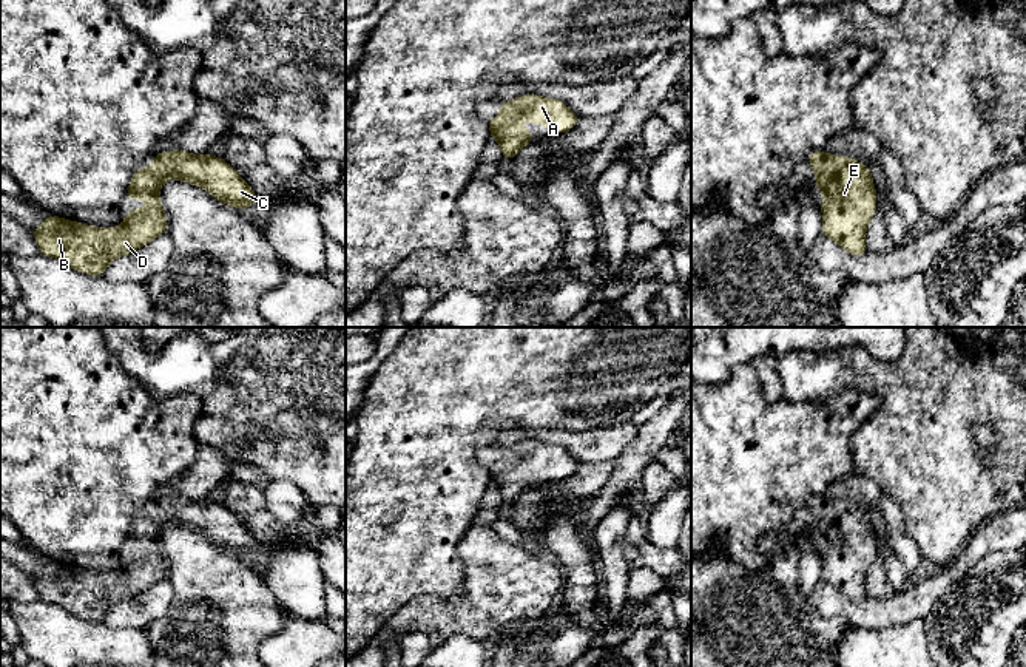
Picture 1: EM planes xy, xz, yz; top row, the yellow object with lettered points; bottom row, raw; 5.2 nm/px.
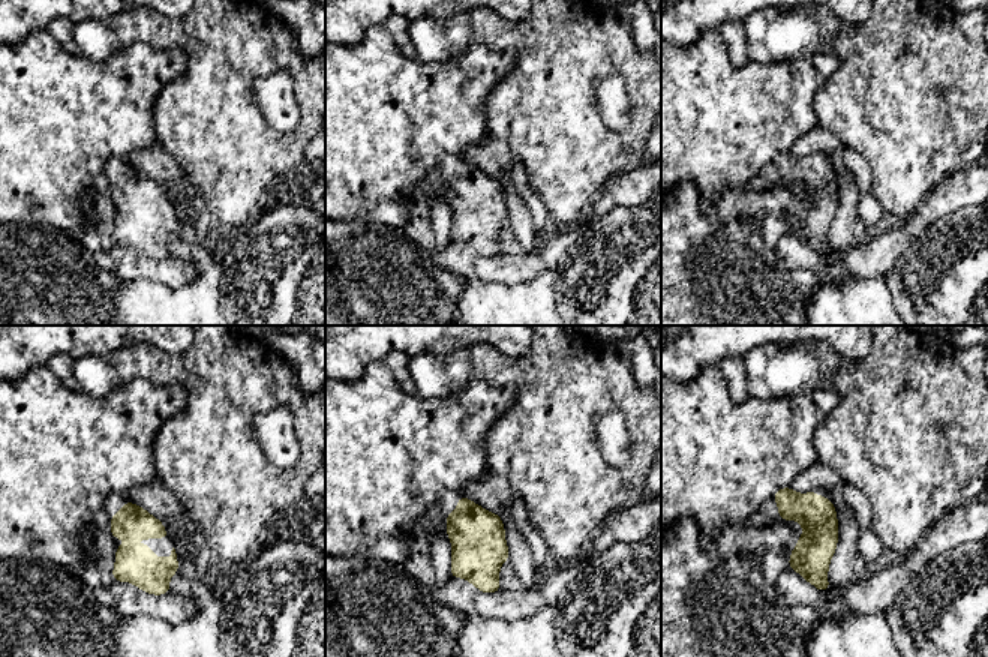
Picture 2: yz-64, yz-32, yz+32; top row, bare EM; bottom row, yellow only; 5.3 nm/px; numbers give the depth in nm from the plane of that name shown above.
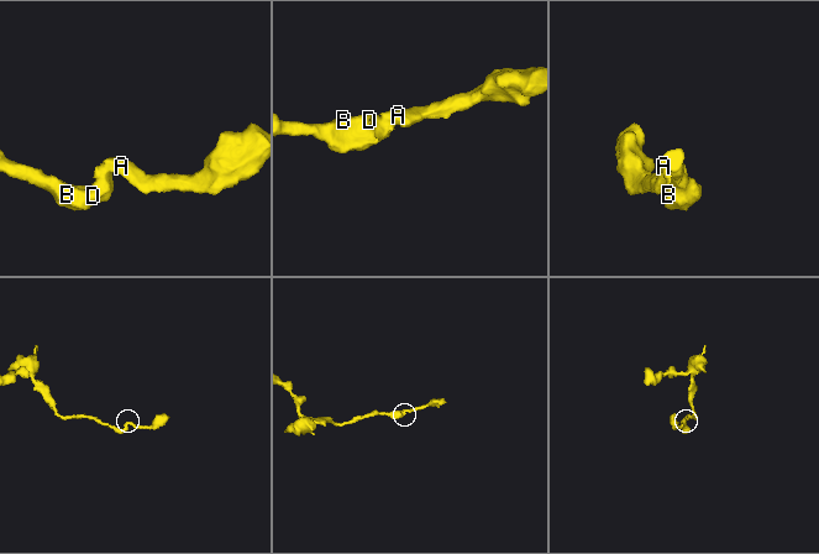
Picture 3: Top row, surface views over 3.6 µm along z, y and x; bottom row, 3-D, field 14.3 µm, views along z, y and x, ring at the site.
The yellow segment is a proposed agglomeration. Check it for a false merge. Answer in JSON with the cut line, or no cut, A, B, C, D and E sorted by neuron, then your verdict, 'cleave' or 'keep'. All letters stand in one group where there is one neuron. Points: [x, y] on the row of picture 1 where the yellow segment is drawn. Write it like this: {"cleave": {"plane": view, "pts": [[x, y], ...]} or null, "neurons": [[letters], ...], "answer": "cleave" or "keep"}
{"cleave": null, "neurons": [["A", "B", "C", "D", "E"]], "answer": "keep"}

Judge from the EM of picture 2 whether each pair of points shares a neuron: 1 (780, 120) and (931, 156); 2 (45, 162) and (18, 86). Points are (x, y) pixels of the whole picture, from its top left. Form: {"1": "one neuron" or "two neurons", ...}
{"1": "two neurons", "2": "one neuron"}

